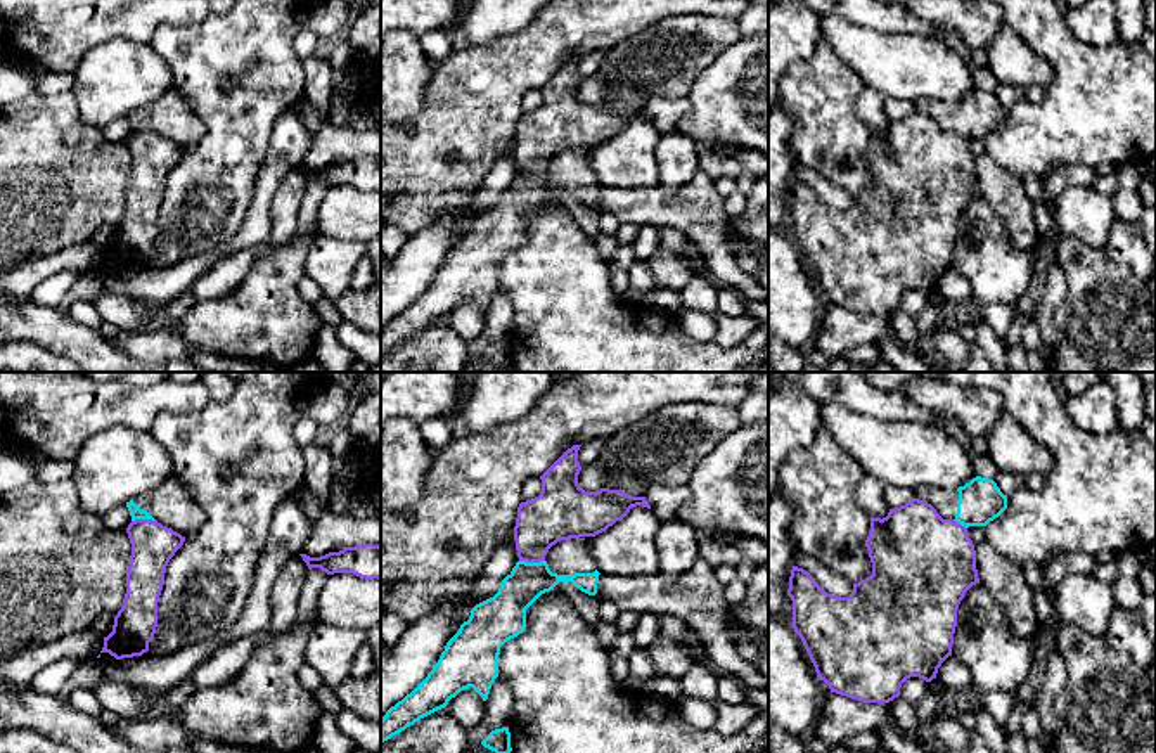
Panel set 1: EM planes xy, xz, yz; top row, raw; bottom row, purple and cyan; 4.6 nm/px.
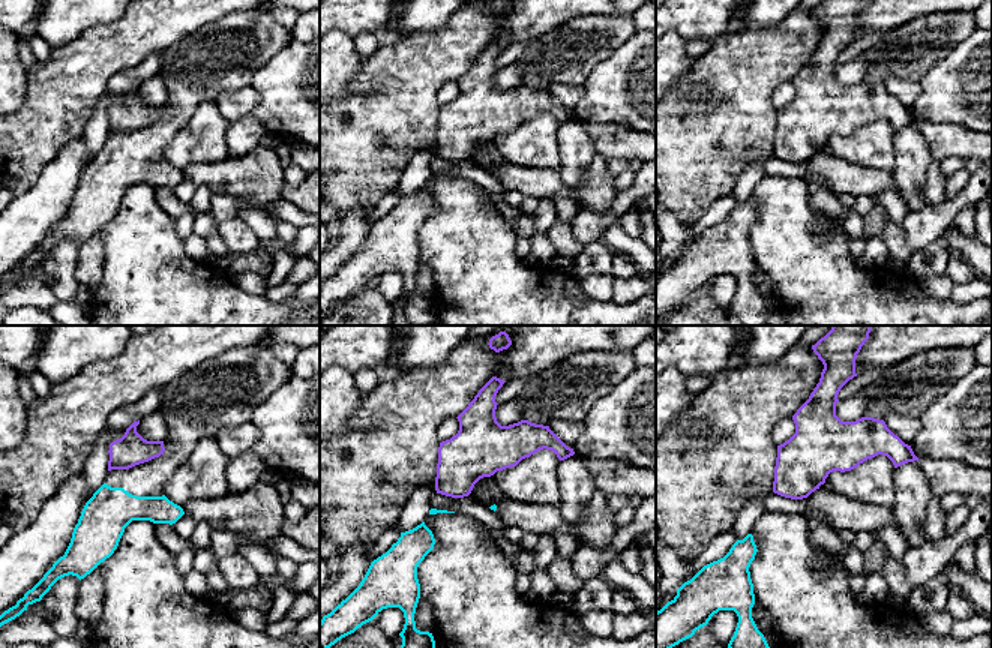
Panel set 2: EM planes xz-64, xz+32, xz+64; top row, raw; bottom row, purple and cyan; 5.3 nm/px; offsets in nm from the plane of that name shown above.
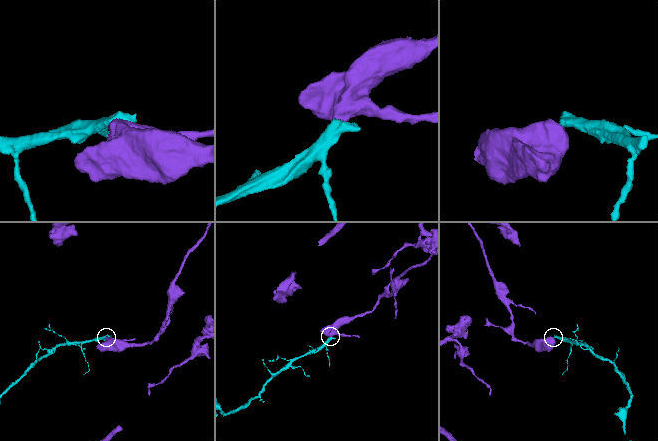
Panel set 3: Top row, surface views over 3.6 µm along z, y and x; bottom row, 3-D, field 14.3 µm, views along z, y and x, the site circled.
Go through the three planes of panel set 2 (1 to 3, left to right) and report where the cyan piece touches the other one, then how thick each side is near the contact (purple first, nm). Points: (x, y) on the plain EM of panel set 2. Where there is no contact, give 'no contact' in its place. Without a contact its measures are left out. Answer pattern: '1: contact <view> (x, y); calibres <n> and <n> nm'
1: no contact
2: no contact
3: no contact

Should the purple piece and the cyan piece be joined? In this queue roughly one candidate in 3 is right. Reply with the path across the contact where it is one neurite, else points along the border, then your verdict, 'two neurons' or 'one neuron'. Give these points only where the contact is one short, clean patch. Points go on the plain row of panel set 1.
border xz (520, 172), (544, 173); two neurons

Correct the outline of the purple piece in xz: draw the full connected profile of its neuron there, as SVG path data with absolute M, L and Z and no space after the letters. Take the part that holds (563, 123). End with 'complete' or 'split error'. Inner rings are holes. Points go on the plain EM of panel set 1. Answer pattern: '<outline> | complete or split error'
M568 61L542 88L538 109L521 114L514 138L519 173L540 175L561 152L595 149L621 133L632 119L651 121L645 109L621 102L585 104L578 97L578 62Z | complete

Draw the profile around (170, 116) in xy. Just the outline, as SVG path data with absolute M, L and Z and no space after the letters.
M170 88L149 106L126 114L132 133L152 132L182 149L194 147L206 133L204 121L177 88Z

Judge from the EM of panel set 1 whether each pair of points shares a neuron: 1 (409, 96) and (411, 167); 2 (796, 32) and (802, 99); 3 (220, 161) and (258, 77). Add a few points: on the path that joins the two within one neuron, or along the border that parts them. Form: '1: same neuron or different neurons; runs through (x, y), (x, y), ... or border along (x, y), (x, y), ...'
1: different neurons; border along (428, 82), (423, 108), (398, 123)
2: different neurons; border along (822, 37), (807, 59), (795, 61), (786, 71)
3: same neuron; runs through (236, 141), (239, 97)

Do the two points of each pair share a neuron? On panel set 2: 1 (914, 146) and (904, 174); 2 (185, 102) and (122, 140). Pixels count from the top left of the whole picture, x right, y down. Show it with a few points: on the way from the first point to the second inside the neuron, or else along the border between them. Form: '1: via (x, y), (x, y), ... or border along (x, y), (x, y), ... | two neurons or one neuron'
1: via (910, 153), (910, 167) | one neuron
2: via (173, 119), (152, 140), (138, 140) | one neuron

